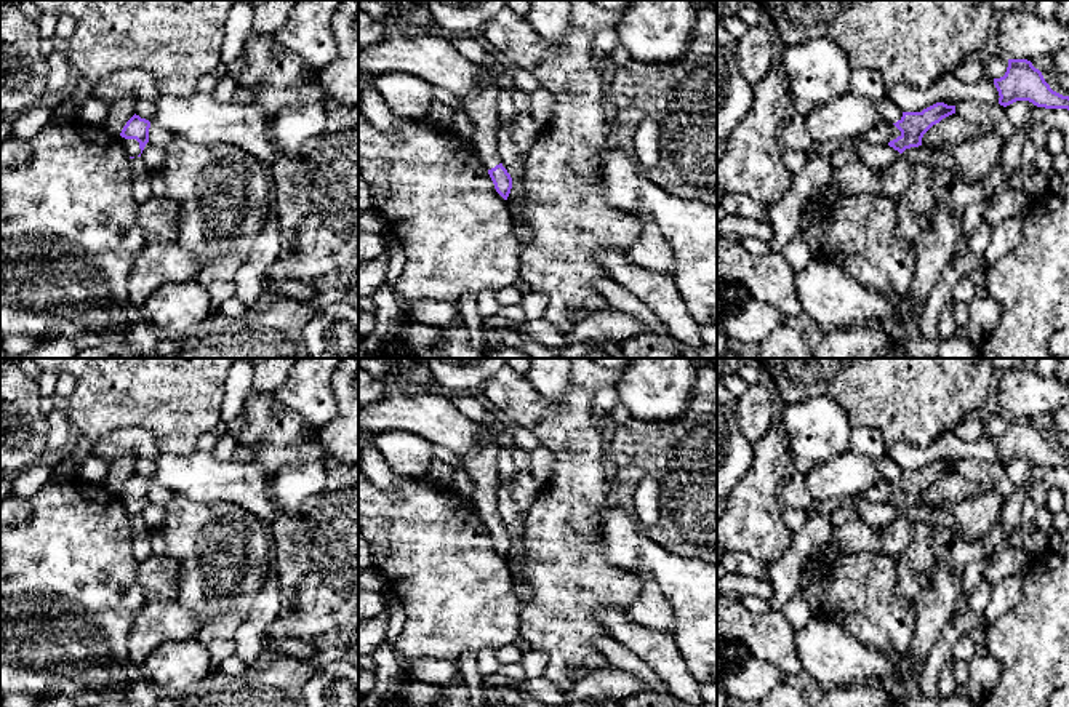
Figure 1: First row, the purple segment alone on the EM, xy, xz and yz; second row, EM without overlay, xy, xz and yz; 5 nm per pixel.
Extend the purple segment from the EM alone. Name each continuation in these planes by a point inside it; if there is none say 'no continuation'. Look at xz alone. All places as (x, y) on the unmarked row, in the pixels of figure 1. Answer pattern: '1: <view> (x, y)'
1: xz (482, 467)

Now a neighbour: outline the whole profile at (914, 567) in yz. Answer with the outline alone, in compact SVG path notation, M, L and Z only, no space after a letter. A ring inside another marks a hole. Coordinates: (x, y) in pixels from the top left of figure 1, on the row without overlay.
M912 523L912 529L912 542L893 558L893 565L896 571L898 598L911 608L915 608L919 595L930 585L935 574L935 537L946 529L928 523Z

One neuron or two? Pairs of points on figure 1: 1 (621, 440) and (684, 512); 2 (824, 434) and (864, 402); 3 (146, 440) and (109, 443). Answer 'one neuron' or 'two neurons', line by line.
1: one neuron
2: two neurons
3: one neuron

